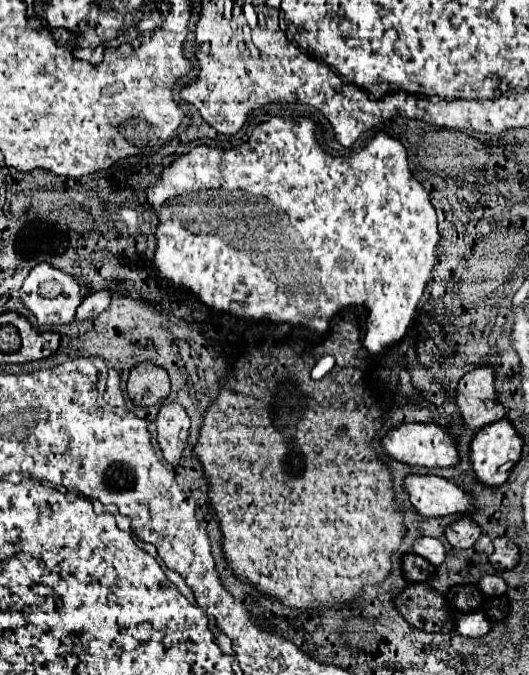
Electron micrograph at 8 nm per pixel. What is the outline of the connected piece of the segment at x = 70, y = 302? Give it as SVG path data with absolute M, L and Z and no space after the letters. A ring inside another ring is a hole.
M40 263L30 269L28 277L20 287L20 301L28 311L34 313L38 325L64 325L74 319L80 305L80 287L74 277L58 271L50 263ZM42 283L58 283L60 293L44 297L38 293Z

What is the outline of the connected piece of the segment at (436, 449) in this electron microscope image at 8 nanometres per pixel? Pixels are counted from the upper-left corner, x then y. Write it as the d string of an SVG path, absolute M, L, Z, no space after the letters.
M404 423L396 429L390 429L388 435L382 439L382 449L390 459L396 459L400 463L406 463L410 467L450 467L458 463L458 453L456 453L456 441L454 437L434 425L434 423Z

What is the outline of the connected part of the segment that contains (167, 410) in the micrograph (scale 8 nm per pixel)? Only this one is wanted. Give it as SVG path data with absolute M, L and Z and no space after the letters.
M178 403L162 405L158 411L158 445L170 465L180 465L184 447L188 443L190 419Z

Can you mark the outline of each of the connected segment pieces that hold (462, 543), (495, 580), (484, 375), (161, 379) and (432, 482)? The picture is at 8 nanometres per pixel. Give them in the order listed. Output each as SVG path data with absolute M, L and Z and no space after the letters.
M460 519L450 523L444 529L444 535L454 549L468 549L480 537L480 527L472 519Z
M484 575L476 587L484 593L484 595L502 595L506 591L506 581L502 577L496 575Z
M490 367L468 371L458 383L456 405L464 427L474 433L500 421L504 417L504 407L496 401L494 371Z
M140 363L130 371L128 395L138 407L152 407L170 395L168 373L152 363Z
M406 475L404 491L418 515L448 515L456 511L472 511L472 499L454 483L434 475Z

